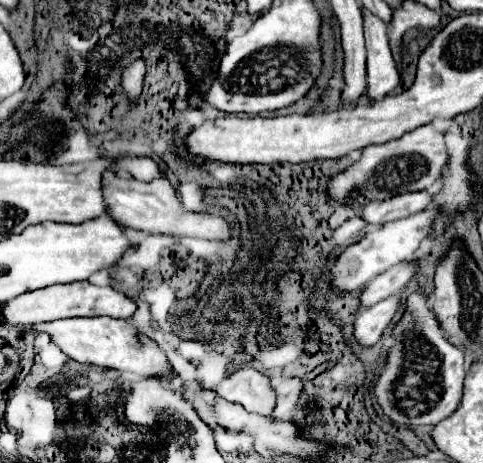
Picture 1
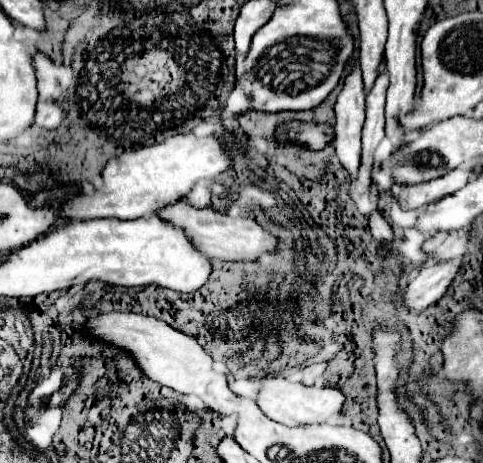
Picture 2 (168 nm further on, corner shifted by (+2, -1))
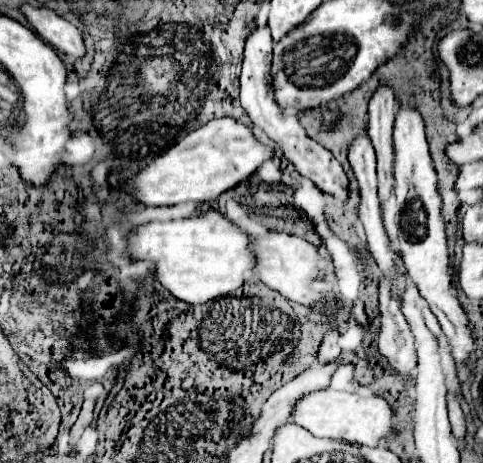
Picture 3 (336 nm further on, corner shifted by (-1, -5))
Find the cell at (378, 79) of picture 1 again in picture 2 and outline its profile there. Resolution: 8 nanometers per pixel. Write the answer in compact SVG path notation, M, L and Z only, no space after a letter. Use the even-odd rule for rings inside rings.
M380 75L370 95L366 95L366 125L362 131L364 163L372 163L378 143L384 139L384 101L386 101L388 77Z

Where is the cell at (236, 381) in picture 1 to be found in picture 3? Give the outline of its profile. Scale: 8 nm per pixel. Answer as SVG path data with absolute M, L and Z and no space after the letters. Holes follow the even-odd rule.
M319 389L313 393L305 393L291 411L291 417L297 425L313 433L315 437L333 437L345 439L361 445L379 445L385 447L385 437L391 433L393 413L385 399L381 397L363 397L357 393Z

